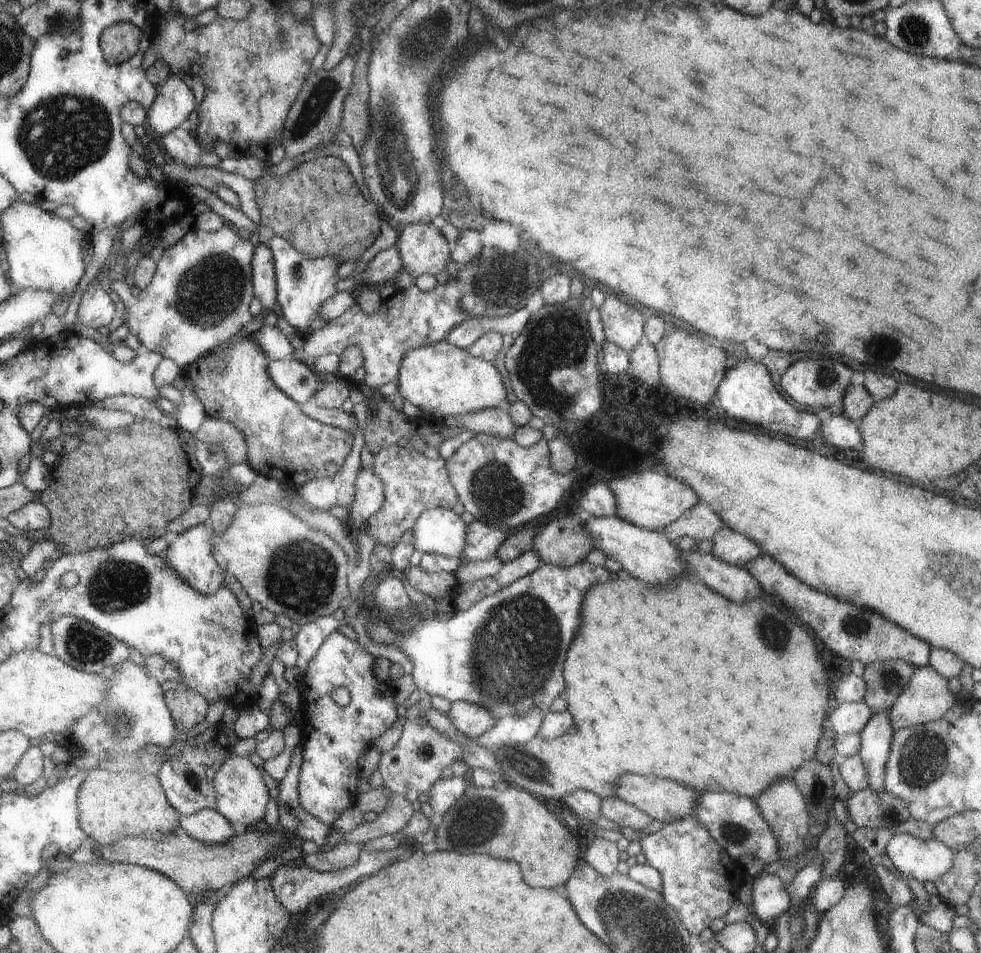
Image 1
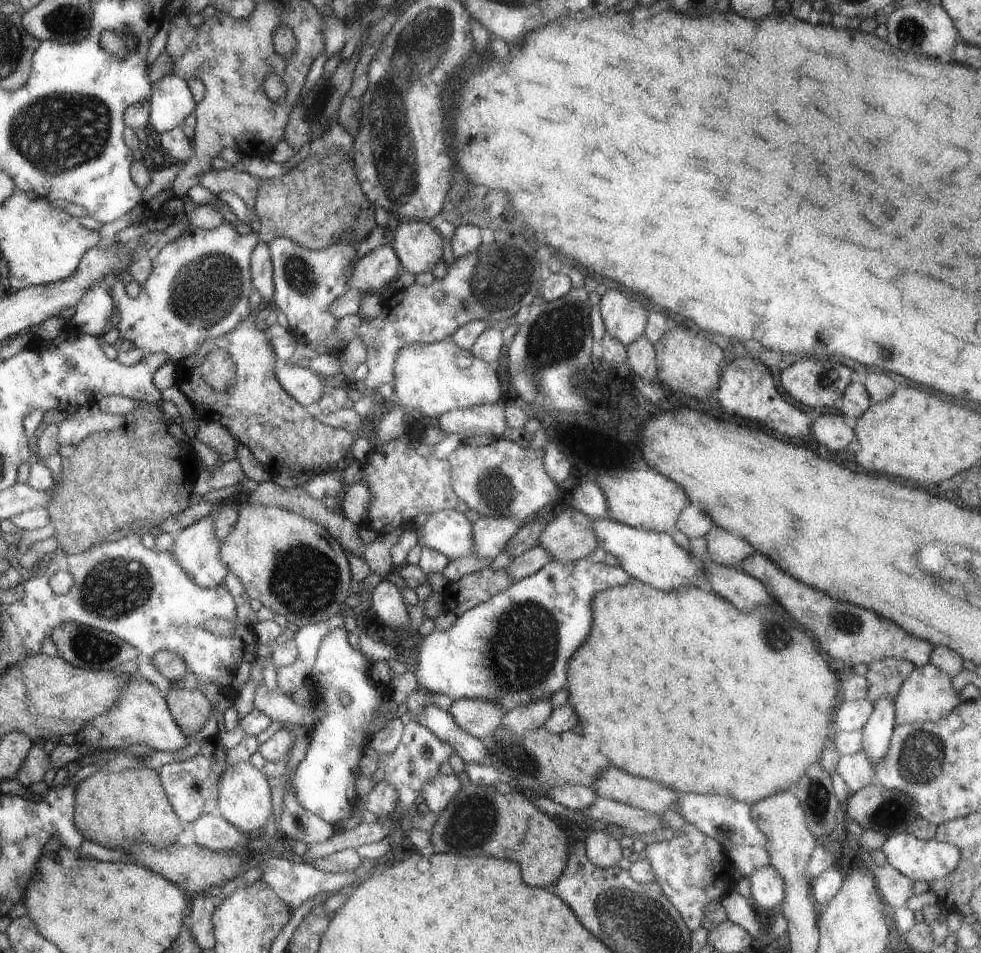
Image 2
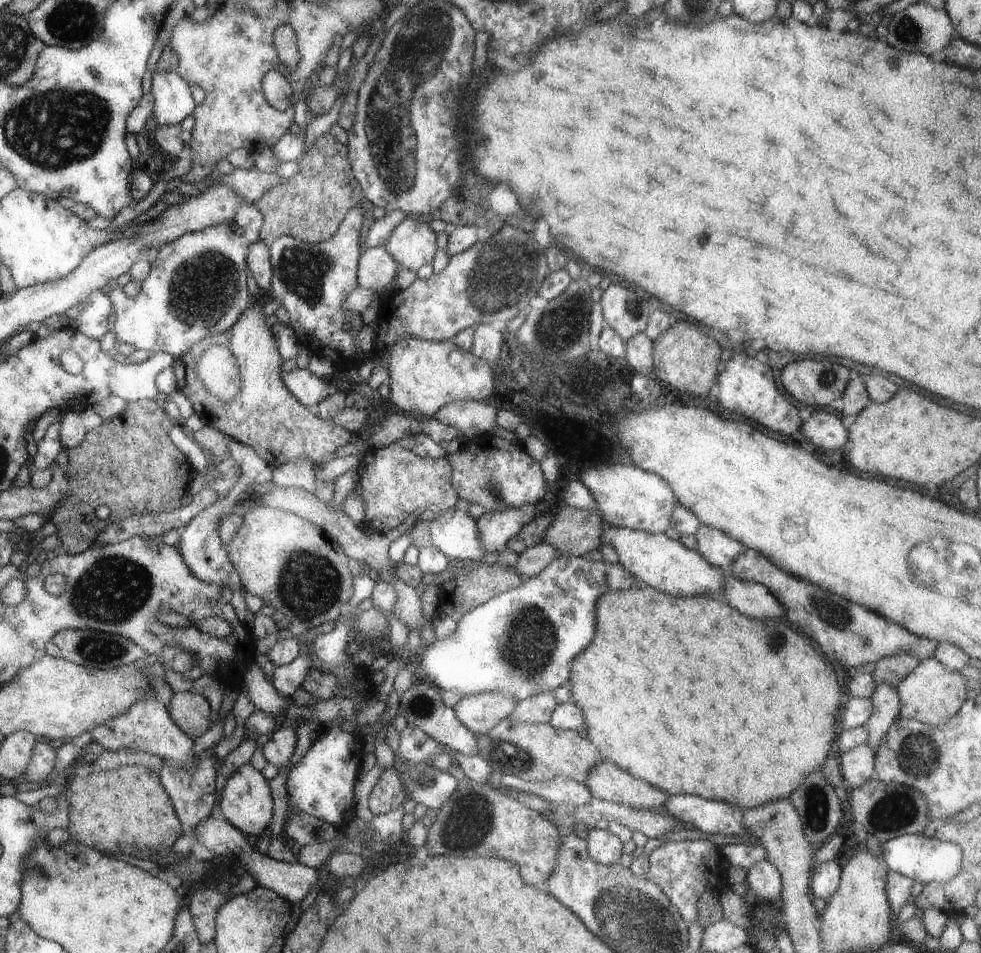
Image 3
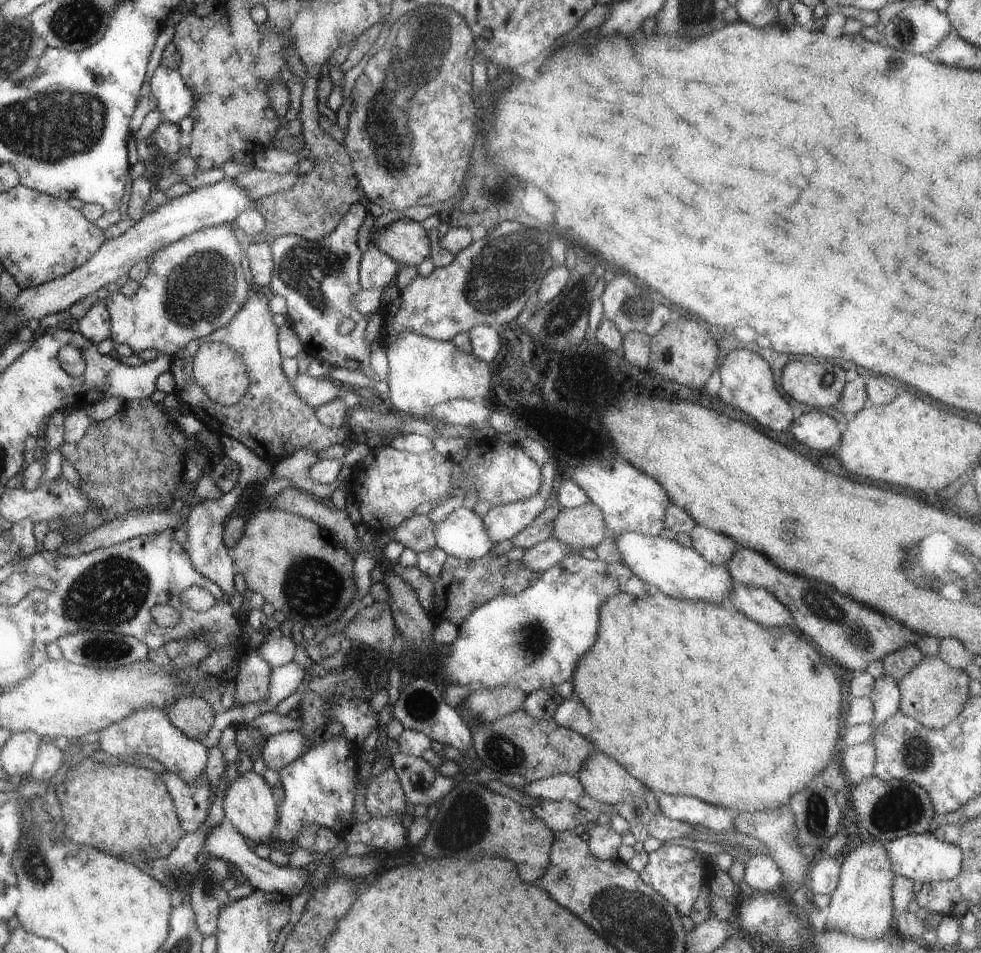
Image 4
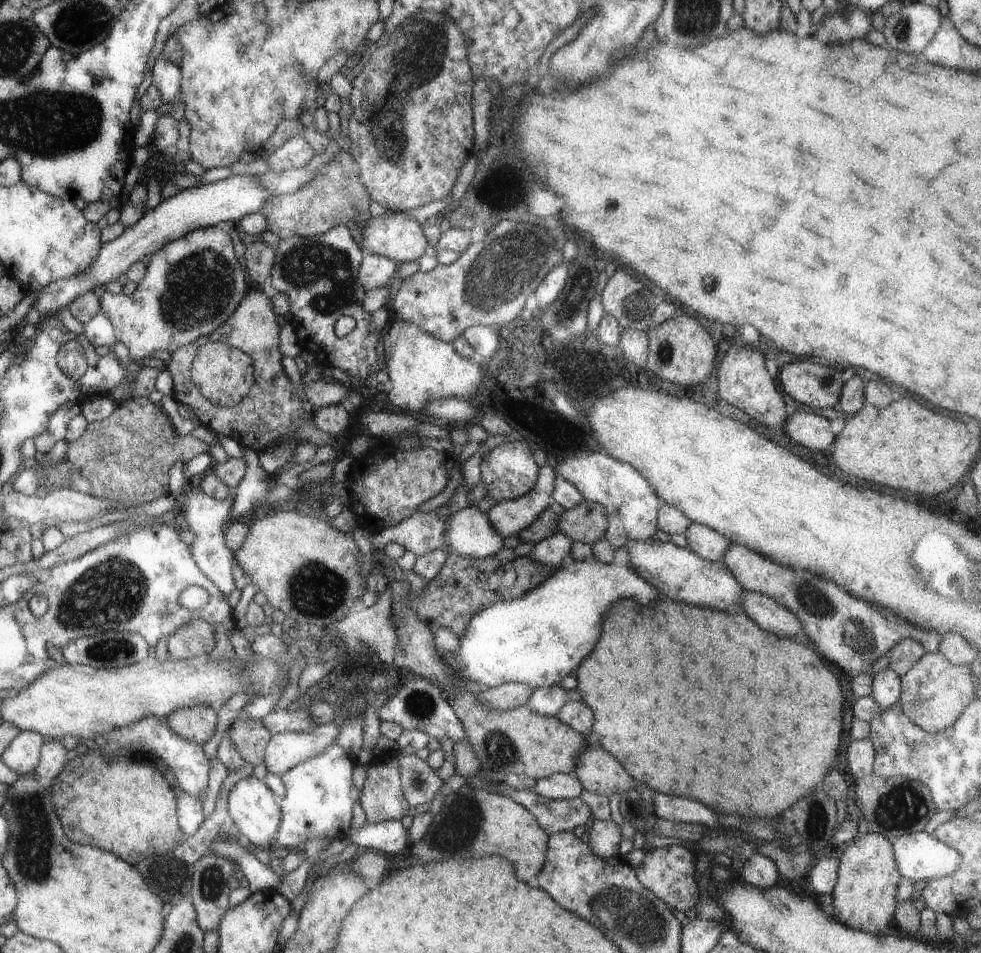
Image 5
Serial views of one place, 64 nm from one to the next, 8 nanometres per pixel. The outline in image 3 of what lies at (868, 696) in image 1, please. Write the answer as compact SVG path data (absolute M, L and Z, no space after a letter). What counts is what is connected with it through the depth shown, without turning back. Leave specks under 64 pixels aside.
M909 653L886 656L875 661L872 672L874 684L885 683L894 689L917 666L918 658Z

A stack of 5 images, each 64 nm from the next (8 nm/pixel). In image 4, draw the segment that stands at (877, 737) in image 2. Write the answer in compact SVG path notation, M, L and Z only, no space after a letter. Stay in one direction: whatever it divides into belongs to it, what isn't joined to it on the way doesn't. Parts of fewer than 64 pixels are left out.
M882 674L874 679L871 692L868 694L871 699L873 716L869 724L871 730L879 726L898 710L900 692L898 682L889 675Z

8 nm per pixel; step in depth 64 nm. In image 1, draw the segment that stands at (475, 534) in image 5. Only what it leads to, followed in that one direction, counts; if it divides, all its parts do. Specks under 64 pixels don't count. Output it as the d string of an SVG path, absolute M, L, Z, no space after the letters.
M451 509L424 510L410 528L414 549L446 557L458 557L464 549L467 525Z

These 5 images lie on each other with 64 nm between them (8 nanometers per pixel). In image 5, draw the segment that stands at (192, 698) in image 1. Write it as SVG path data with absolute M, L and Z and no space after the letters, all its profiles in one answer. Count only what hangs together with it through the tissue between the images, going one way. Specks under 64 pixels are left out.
M207 705L182 707L166 716L166 724L173 734L198 745L211 738L215 723L216 713Z

